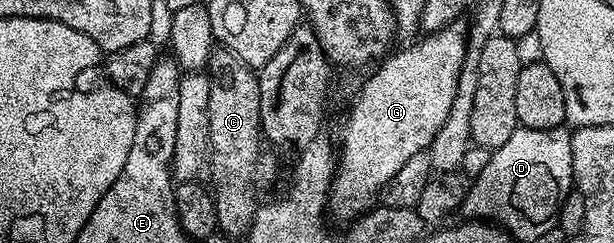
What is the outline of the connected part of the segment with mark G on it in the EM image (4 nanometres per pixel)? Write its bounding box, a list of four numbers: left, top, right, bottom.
[327,22,469,218]

